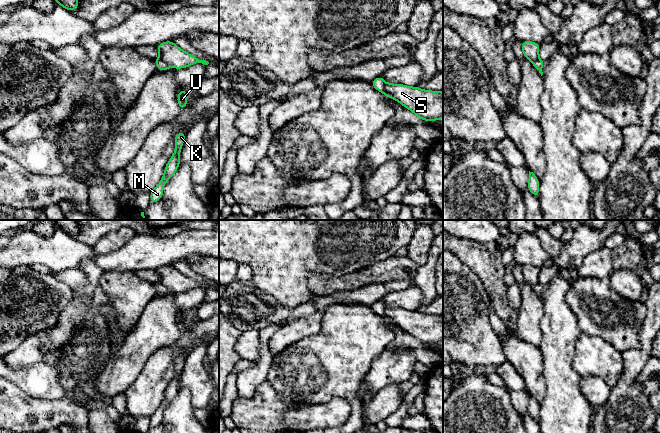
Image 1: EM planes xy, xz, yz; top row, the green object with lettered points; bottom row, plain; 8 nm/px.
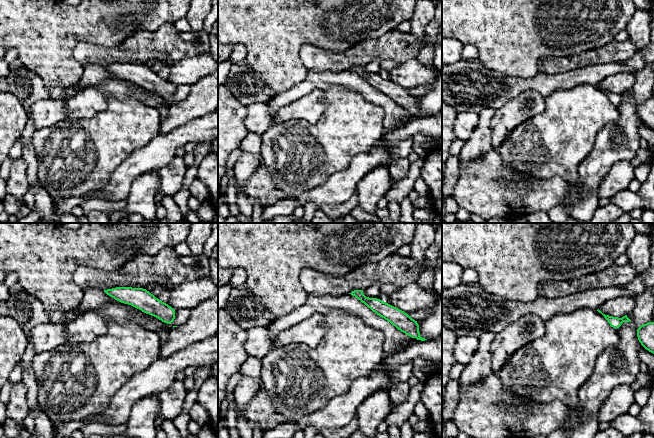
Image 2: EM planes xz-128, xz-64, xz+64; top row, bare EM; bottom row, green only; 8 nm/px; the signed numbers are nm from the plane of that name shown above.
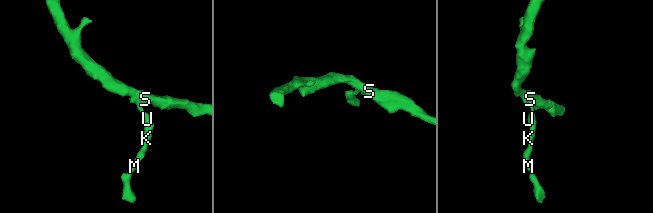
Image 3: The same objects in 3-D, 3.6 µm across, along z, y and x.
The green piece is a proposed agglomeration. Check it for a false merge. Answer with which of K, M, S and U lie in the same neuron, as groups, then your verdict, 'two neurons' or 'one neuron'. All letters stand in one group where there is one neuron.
K M U / S | two neurons

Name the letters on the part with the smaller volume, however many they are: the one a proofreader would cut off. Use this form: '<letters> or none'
K, M, U

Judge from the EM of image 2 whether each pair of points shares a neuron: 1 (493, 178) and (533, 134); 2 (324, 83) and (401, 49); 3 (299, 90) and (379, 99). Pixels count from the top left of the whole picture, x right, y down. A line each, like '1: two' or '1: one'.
1: two
2: two
3: one

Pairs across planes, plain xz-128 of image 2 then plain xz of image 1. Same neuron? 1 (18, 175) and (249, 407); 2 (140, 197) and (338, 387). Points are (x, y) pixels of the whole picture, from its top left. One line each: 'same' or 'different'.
1: different
2: different

